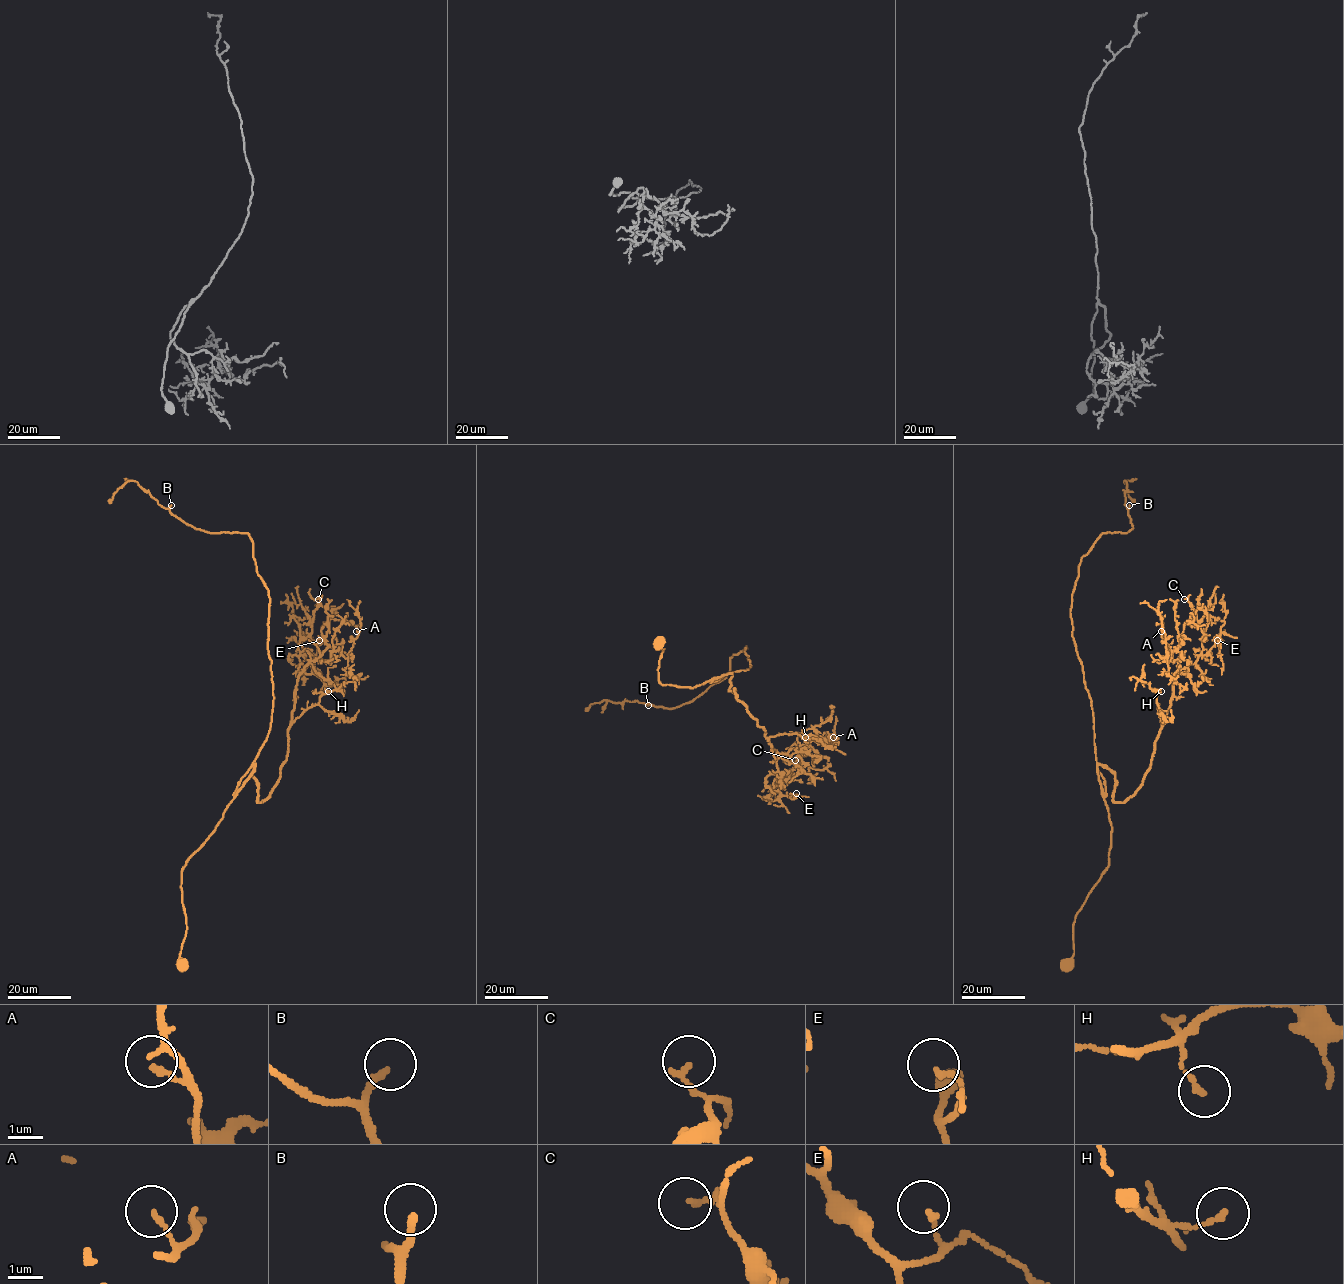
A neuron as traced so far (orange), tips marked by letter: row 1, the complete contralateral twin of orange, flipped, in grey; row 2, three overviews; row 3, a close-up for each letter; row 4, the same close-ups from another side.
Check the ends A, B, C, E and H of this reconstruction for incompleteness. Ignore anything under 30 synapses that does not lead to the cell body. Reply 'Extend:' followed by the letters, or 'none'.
Extend: B

